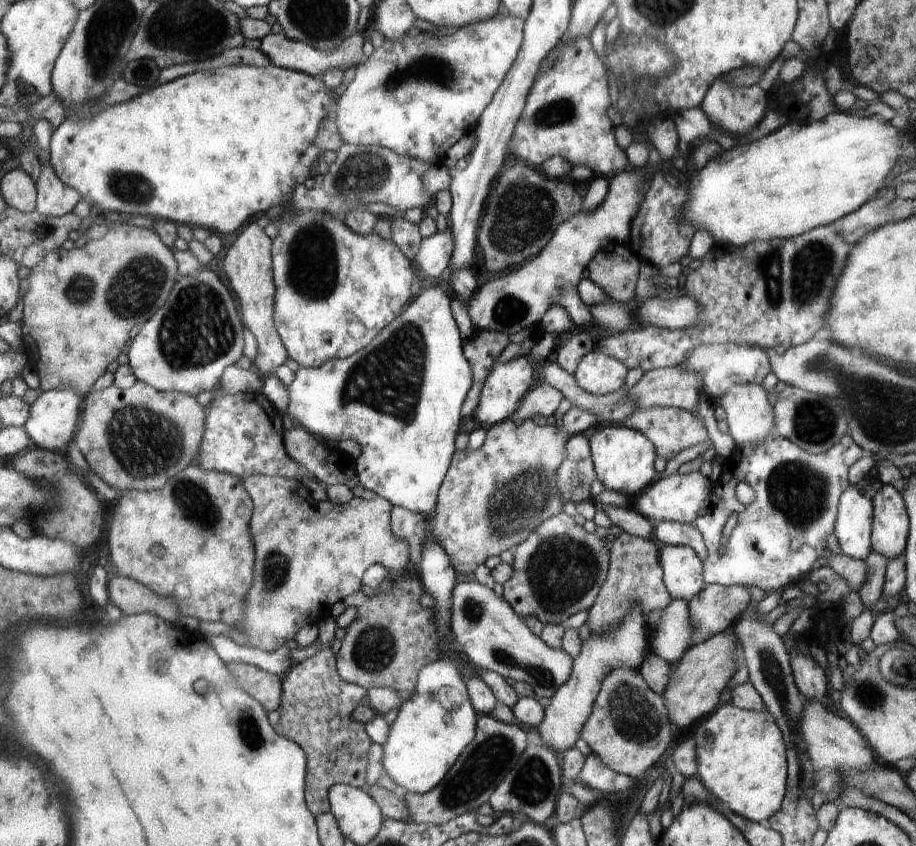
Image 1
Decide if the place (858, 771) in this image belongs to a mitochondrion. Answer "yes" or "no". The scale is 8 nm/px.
no

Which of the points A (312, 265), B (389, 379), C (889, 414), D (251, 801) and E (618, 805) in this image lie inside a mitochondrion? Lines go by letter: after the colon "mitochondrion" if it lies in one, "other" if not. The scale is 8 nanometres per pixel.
A: mitochondrion
B: mitochondrion
C: mitochondrion
D: other
E: other

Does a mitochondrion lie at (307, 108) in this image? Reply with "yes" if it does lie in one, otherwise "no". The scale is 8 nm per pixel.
no

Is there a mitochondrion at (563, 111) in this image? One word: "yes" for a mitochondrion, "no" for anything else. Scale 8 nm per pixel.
yes

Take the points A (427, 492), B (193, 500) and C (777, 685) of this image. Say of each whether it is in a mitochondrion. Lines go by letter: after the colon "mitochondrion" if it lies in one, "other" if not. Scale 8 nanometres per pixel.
A: other
B: mitochondrion
C: mitochondrion

